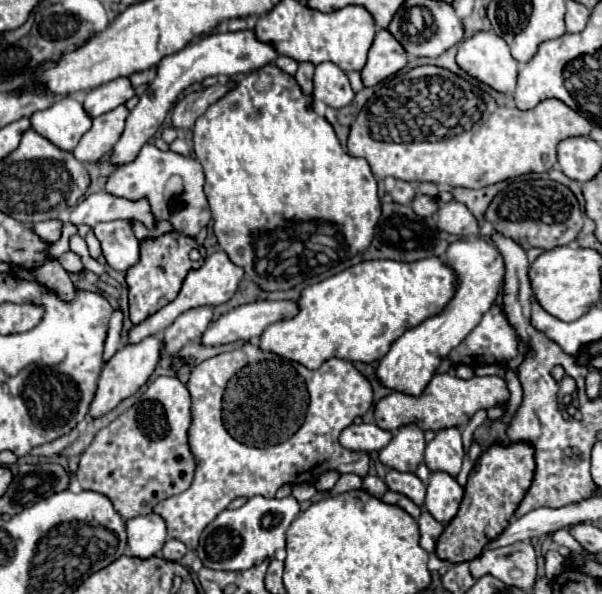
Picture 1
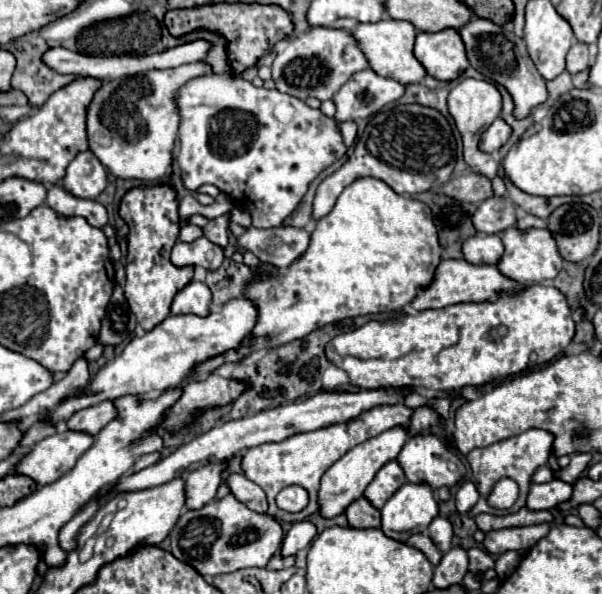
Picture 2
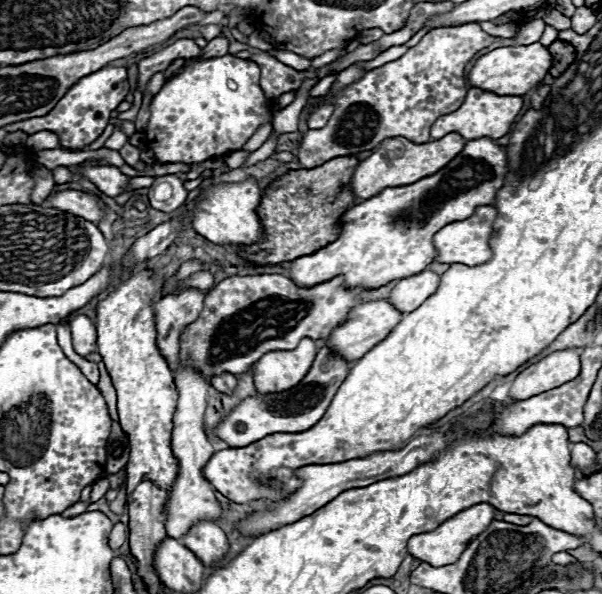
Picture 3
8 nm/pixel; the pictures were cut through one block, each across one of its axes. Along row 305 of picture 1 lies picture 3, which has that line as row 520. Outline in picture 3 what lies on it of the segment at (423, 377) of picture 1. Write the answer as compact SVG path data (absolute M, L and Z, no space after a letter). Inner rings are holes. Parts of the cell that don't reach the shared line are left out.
M486 502L470 506L462 512L458 512L456 516L452 516L450 520L446 520L444 524L440 524L434 532L414 534L408 540L408 552L422 562L430 562L430 566L448 566L450 562L458 562L462 550L466 550L466 542L470 542L470 538L476 538L478 534L482 534L482 530L486 530L486 526L490 526L492 520L494 520L494 506L490 506Z

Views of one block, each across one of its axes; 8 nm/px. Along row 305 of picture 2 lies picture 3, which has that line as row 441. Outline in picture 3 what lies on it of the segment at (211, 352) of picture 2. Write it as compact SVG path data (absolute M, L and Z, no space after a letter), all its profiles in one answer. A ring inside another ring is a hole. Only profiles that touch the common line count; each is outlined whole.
M328 346L320 348L310 372L298 386L280 394L268 394L268 396L258 394L258 396L246 398L218 424L216 436L220 436L232 448L242 448L268 434L276 434L276 432L294 434L294 432L308 430L328 410L334 394L338 392L338 386L346 380L346 374L350 374L352 366L354 362L344 360L340 354L332 352Z

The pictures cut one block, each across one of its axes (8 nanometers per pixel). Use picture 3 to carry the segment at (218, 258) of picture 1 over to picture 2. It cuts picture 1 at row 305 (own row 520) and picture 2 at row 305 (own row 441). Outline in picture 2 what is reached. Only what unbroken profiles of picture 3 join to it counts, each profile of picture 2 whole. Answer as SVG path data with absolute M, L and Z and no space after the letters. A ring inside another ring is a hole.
M190 282L188 286L184 286L174 302L172 302L172 314L198 314L198 316L206 316L210 312L210 290L204 282Z

